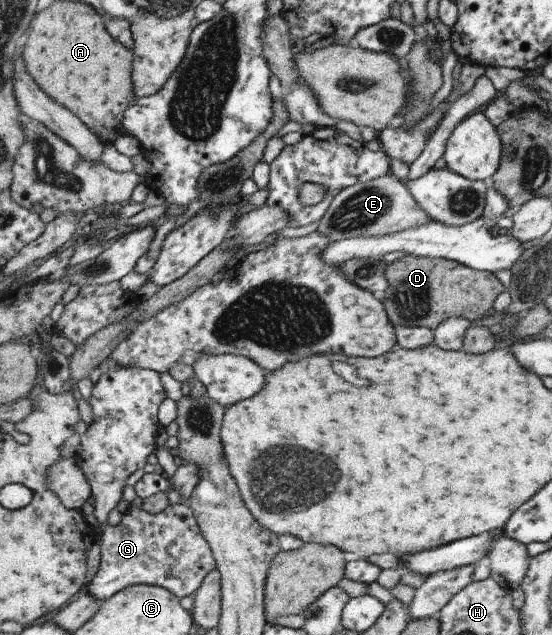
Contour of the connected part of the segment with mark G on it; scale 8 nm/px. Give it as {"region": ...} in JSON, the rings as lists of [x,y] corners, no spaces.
{"region":[[[186,504],[170,505],[159,514],[129,506],[118,526],[108,525],[101,540],[102,560],[87,592],[101,602],[131,585],[154,585],[172,591],[179,599],[193,597],[207,574],[218,569],[215,556]]]}

